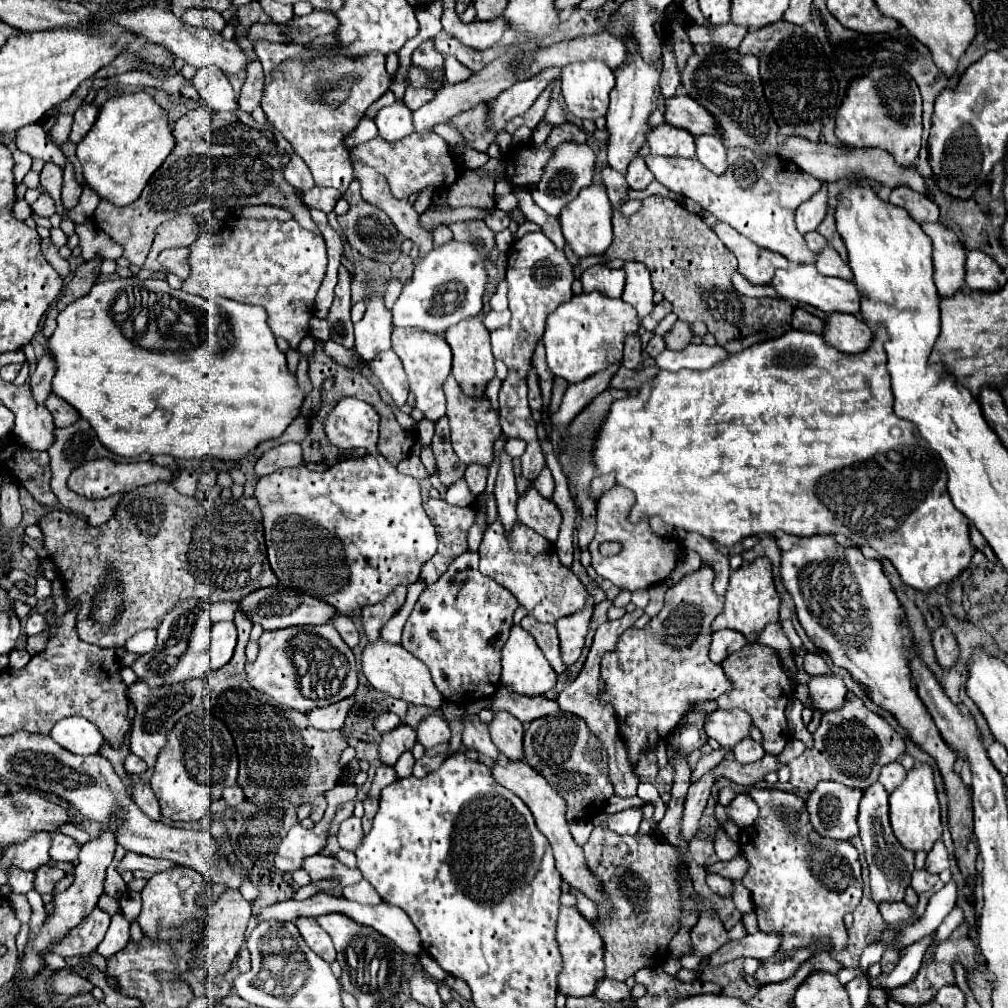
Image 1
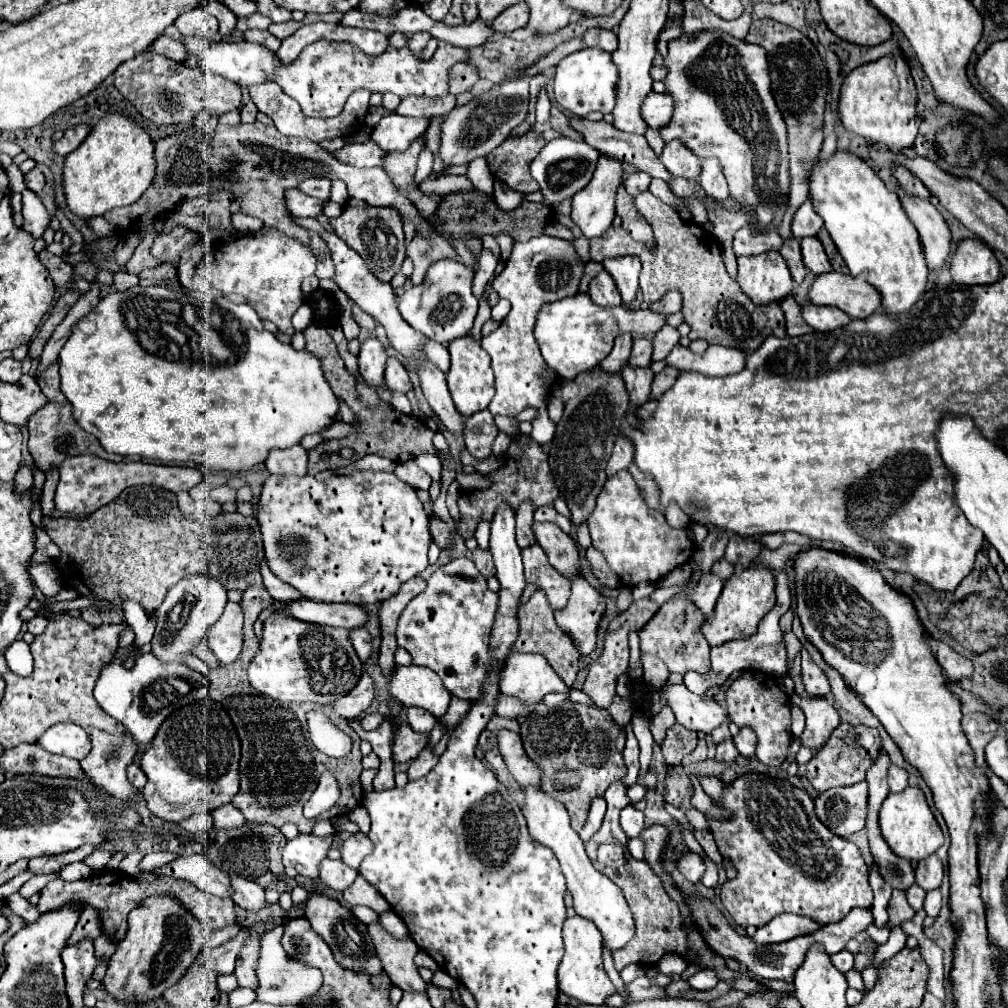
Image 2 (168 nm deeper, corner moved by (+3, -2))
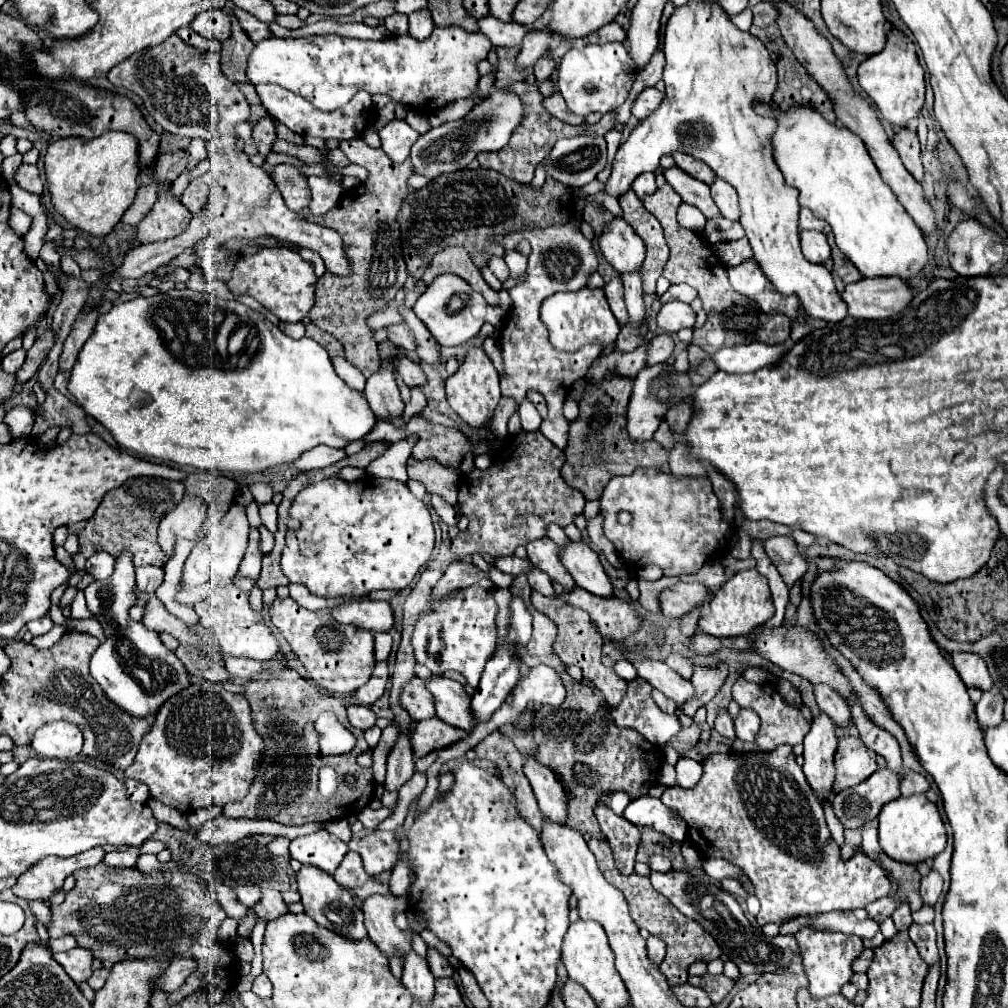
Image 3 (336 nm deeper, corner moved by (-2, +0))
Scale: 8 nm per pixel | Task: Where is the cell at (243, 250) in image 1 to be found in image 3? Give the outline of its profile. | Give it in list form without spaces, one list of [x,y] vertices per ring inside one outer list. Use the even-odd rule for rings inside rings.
[[[263,248],[253,256],[239,256],[233,276],[227,282],[233,294],[253,296],[283,322],[301,322],[307,316],[315,304],[315,284],[317,276],[313,264],[287,248]]]

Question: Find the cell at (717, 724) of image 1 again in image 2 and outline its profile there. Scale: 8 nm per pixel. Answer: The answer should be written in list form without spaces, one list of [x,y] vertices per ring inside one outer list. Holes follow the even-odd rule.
[[[684,684],[666,688],[666,698],[676,714],[676,720],[692,732],[710,734],[724,722],[730,722],[728,712],[718,702],[692,694]]]

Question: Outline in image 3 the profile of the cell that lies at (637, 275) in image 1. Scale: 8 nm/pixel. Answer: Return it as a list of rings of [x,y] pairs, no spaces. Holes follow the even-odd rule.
[[[613,218],[607,222],[597,240],[607,262],[621,274],[635,270],[645,260],[643,240],[623,218]]]

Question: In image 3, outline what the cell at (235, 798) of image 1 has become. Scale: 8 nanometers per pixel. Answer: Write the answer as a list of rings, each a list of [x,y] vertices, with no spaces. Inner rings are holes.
[[[215,816],[213,820],[209,820],[205,826],[201,826],[195,832],[195,838],[201,844],[209,844],[209,846],[221,846],[221,844],[231,844],[237,842],[245,836],[251,834],[273,834],[273,836],[289,836],[291,840],[301,836],[301,834],[309,834],[319,830],[321,824],[305,824],[299,828],[287,828],[283,824],[277,822],[269,822],[269,820],[235,820],[235,818],[225,818]]]

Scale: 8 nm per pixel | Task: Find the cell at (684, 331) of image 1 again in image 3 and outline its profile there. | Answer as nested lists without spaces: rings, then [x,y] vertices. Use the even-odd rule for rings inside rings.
[[[659,334],[649,342],[647,350],[647,366],[655,366],[661,362],[667,362],[667,358],[673,352],[673,340],[669,334]]]

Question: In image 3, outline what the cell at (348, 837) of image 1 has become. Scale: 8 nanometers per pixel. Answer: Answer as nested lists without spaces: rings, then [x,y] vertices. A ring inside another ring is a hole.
[[[377,830],[377,832],[369,832],[361,838],[351,838],[349,848],[361,854],[361,858],[365,862],[365,870],[371,876],[391,872],[399,858],[397,834],[393,834],[393,832]]]

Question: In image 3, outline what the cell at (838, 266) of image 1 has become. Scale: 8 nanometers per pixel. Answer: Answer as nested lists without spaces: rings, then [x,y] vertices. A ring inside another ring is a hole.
[[[801,232],[799,238],[801,238],[803,256],[805,256],[809,262],[823,264],[823,262],[831,256],[831,248],[829,248],[829,244],[827,244],[825,234],[821,234],[821,232]]]

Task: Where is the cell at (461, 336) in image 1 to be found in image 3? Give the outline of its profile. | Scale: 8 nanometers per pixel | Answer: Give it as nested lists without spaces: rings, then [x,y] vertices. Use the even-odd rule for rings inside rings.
[[[471,348],[465,360],[461,362],[459,370],[447,380],[447,402],[461,416],[465,424],[469,424],[471,428],[485,428],[493,418],[493,410],[497,408],[499,398],[501,398],[501,390],[499,390],[497,370],[493,368],[491,360],[481,348]]]

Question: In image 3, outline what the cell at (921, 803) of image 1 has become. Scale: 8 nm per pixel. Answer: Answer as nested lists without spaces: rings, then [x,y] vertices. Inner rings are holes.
[[[915,794],[909,798],[901,796],[883,806],[879,814],[879,844],[889,858],[905,864],[919,864],[943,852],[945,842],[947,842],[945,824],[941,820],[937,806],[929,802],[927,796],[923,794]]]

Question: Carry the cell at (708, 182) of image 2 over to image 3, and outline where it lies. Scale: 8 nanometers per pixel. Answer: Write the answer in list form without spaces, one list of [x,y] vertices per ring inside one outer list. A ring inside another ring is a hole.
[[[717,178],[711,184],[711,198],[717,204],[719,212],[723,218],[739,222],[741,216],[741,208],[739,208],[739,200],[737,200],[737,192],[733,190],[733,186],[729,186],[725,180]]]

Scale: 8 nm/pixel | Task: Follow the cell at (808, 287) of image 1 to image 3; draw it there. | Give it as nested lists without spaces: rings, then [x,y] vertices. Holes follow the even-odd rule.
[[[863,278],[855,284],[849,284],[841,298],[849,306],[849,314],[863,320],[879,320],[889,318],[891,314],[897,314],[901,308],[905,308],[913,300],[913,286],[911,282],[901,282],[901,278]]]

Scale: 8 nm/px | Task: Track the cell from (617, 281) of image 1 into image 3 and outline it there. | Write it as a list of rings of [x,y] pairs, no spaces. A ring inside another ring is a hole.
[[[613,278],[609,284],[605,284],[605,296],[609,300],[611,312],[615,314],[615,318],[619,320],[621,326],[625,326],[625,322],[629,320],[627,308],[625,308],[625,300],[623,300],[623,286],[621,286],[621,278]]]

